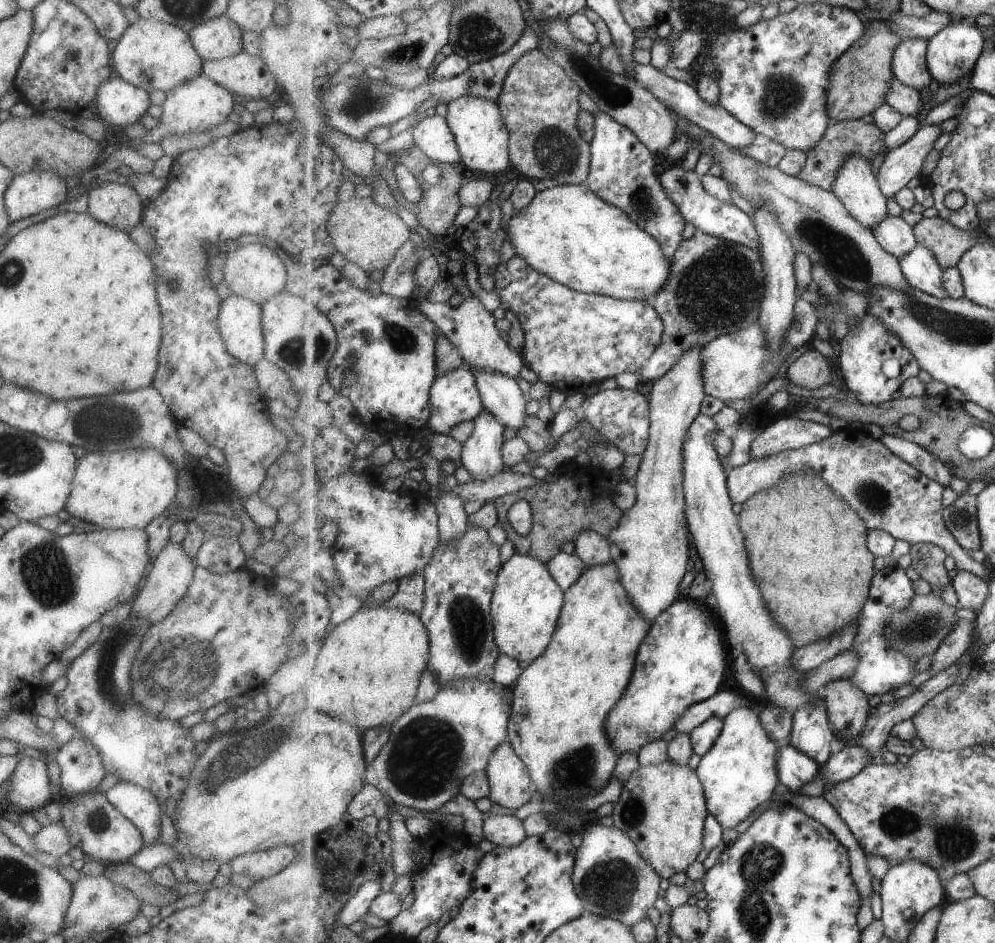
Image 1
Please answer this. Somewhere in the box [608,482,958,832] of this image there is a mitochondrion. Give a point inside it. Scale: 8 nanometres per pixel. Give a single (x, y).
(926, 626)

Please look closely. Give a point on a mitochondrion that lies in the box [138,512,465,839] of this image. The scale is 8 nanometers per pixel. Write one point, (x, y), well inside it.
(242, 759)

